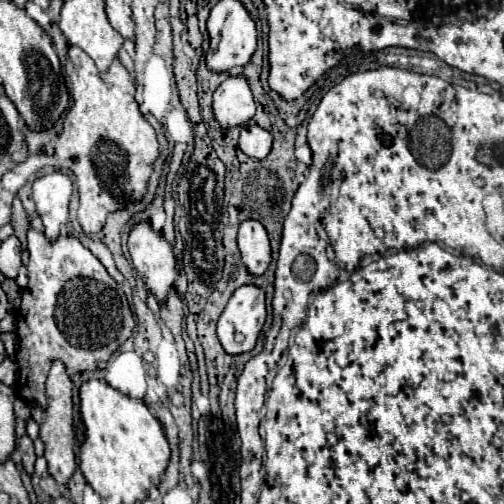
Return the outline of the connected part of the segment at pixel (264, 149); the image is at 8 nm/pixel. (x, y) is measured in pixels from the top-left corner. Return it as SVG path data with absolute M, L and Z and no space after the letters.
M254 124L242 126L238 146L246 156L250 156L254 160L264 160L272 148L272 134Z

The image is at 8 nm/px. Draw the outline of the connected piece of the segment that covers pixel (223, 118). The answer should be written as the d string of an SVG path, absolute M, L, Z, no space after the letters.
M232 72L214 92L214 114L222 128L242 126L256 112L248 80L240 72Z

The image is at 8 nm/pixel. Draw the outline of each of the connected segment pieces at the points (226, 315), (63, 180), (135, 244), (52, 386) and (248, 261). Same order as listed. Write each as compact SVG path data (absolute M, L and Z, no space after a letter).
M260 286L236 288L218 320L218 338L226 352L250 352L266 322L266 292Z
M52 172L36 178L32 184L32 198L38 216L44 224L46 240L54 242L68 224L68 206L72 196L72 182L64 172Z
M142 222L130 232L128 252L148 292L158 302L166 302L166 296L174 288L178 272L172 248L164 240L164 236L156 234L148 222Z
M56 360L50 368L50 374L46 378L46 396L48 396L48 410L44 414L44 422L40 426L40 438L46 444L46 460L48 460L48 472L56 478L58 484L66 484L74 470L76 470L76 426L74 426L74 402L72 402L72 380L66 372L66 366Z
M258 220L240 222L238 248L246 268L252 274L264 274L270 264L270 238L266 228Z

